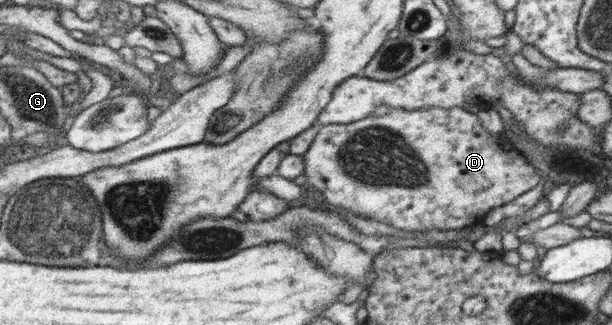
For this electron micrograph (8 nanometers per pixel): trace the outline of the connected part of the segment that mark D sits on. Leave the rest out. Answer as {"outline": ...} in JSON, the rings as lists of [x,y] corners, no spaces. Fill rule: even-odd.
{"outline":[[[427,107],[415,110],[391,108],[391,112],[383,116],[374,116],[373,114],[365,119],[348,124],[331,124],[321,126],[318,134],[314,137],[311,147],[304,153],[303,175],[307,176],[309,185],[315,187],[318,198],[327,206],[333,209],[346,212],[347,210],[355,212],[360,216],[376,219],[391,227],[403,229],[406,231],[425,231],[437,228],[438,230],[456,230],[462,229],[466,225],[472,225],[477,219],[483,219],[490,209],[505,205],[519,195],[523,195],[529,189],[533,189],[540,180],[540,176],[535,168],[515,149],[509,139],[503,135],[493,135],[488,132],[477,114],[470,113],[459,107],[445,109],[443,107]]]}

